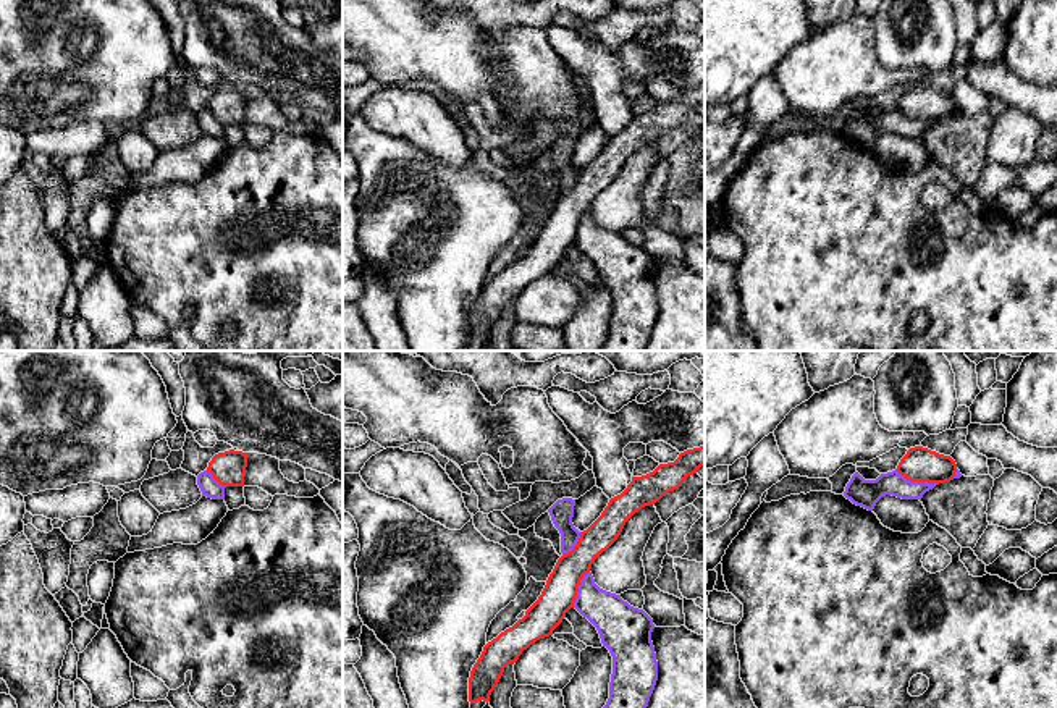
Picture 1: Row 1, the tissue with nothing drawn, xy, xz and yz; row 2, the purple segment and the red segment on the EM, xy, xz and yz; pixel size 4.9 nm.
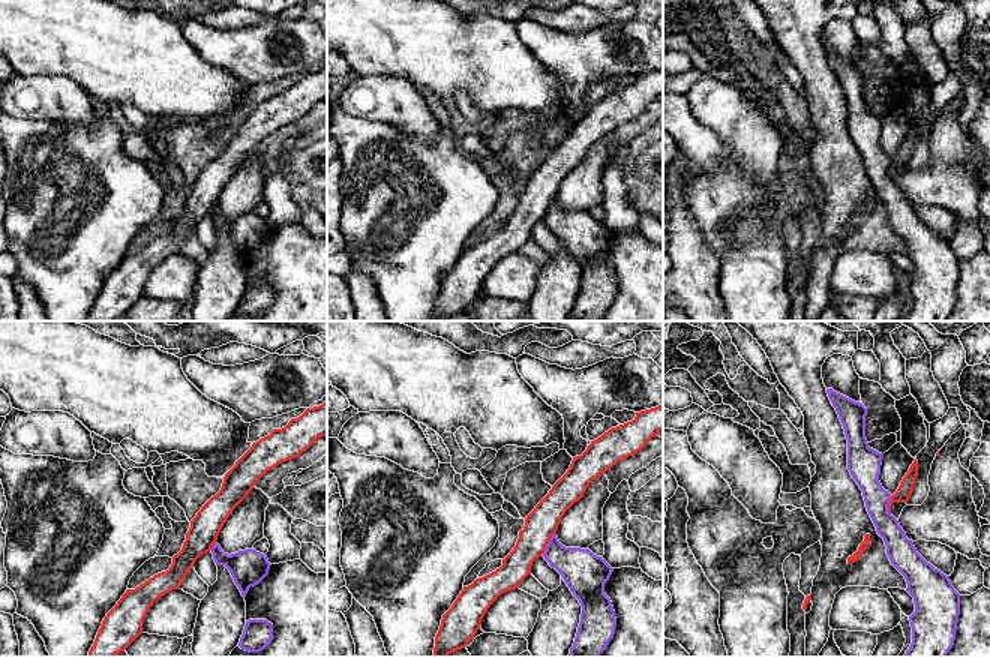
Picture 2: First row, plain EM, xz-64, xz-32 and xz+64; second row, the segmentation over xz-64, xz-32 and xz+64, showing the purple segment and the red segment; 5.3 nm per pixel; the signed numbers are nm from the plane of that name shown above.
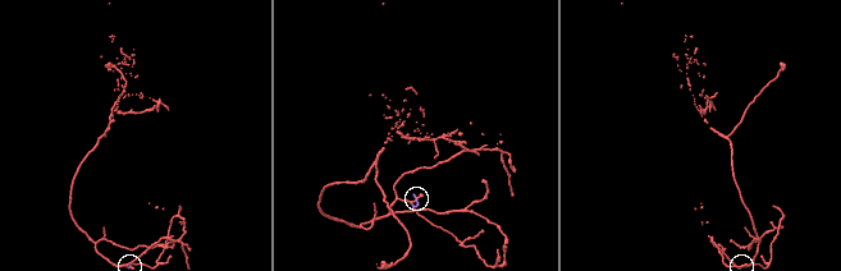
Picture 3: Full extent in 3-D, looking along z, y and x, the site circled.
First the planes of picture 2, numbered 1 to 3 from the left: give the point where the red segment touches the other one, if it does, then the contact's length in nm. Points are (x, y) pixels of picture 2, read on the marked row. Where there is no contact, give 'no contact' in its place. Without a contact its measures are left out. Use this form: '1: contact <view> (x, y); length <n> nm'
1: contact xz-64 (213, 546); length 50 nm
2: contact xz-32 (548, 543); length 140 nm
3: contact xz+64 (888, 504); length 100 nm

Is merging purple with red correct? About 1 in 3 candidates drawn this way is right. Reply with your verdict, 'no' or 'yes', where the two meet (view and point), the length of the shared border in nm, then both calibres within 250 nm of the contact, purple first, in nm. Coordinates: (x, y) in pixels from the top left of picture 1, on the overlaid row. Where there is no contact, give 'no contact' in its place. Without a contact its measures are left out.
no | yz (917, 482) | 220 nm | 130/180 nm

